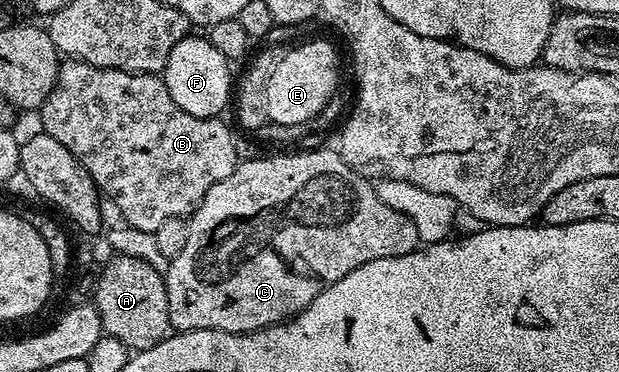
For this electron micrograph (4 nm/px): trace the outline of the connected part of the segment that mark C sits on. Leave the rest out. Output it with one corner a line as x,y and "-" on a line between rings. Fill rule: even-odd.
320,148
317,152
296,152
293,156
264,156
261,160
241,159
230,178
222,178
210,190
206,190
206,198
196,207
188,220
189,236
182,254
167,261
163,273
166,294
170,302
170,325
176,332
193,332
194,330
218,330
219,332
257,332
260,328
268,328
271,324
282,324
300,315
300,311
322,290
334,286
338,278
346,278
350,270
358,270
358,266
366,266
366,262
374,262
374,258
398,258
402,254
410,254
421,247
418,230
414,222
406,218
406,214
398,214
398,210
386,206
382,198
378,198
373,181
360,176
345,162
339,151

